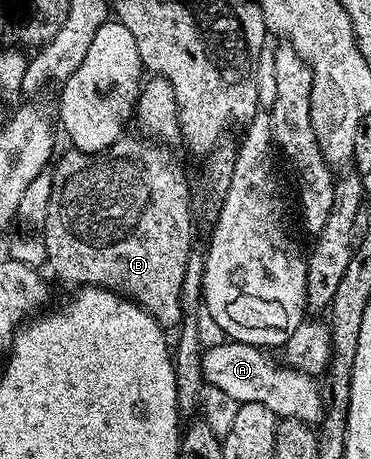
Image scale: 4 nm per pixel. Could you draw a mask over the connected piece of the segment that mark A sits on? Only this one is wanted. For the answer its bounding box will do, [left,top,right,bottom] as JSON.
[200,340,324,424]

